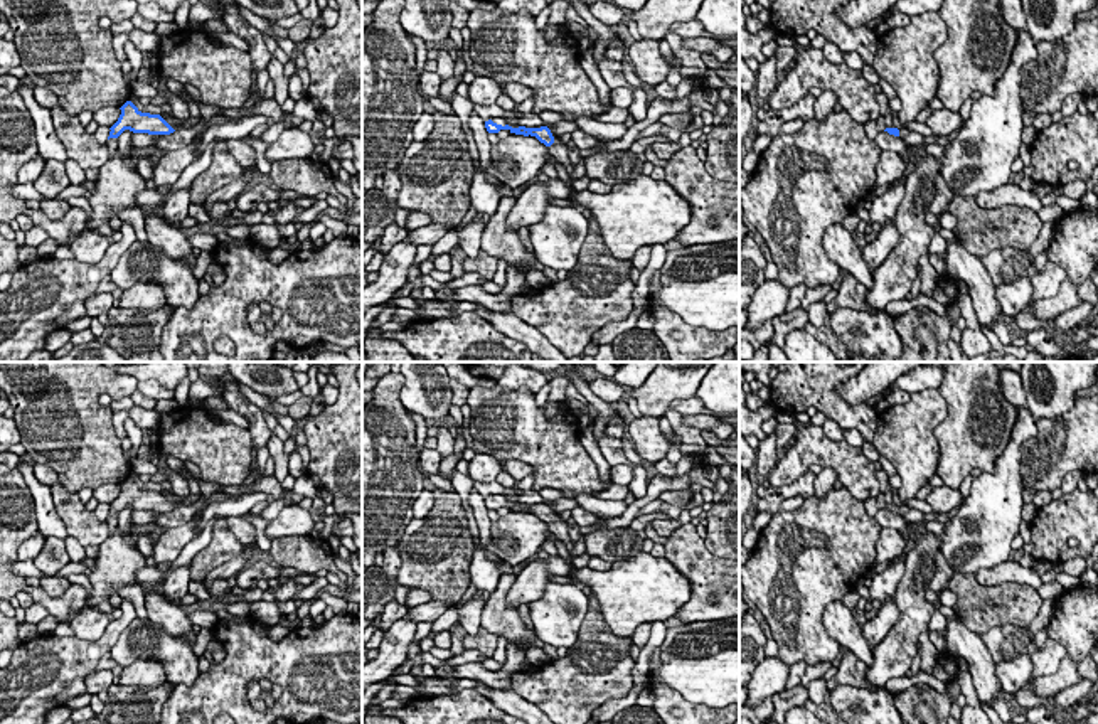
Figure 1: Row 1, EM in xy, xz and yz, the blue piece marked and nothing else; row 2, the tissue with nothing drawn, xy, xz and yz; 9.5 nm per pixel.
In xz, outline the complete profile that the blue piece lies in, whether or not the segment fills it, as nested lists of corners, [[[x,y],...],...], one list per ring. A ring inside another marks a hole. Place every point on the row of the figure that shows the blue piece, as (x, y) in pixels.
[[[488,120],[488,121],[485,121],[485,128],[487,128],[488,133],[498,133],[500,130],[509,130],[510,133],[515,133],[515,135],[536,136],[541,143],[544,143],[549,148],[549,153],[568,170],[569,175],[574,172],[574,168],[571,165],[571,160],[569,160],[569,155],[568,155],[569,153],[568,145],[562,143],[562,141],[556,141],[547,126],[512,128],[509,125],[502,126],[502,125],[497,125],[492,120]]]

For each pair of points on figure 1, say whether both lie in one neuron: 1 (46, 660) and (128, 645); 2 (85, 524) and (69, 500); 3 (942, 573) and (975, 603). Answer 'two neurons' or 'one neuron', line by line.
1: two neurons
2: one neuron
3: two neurons

